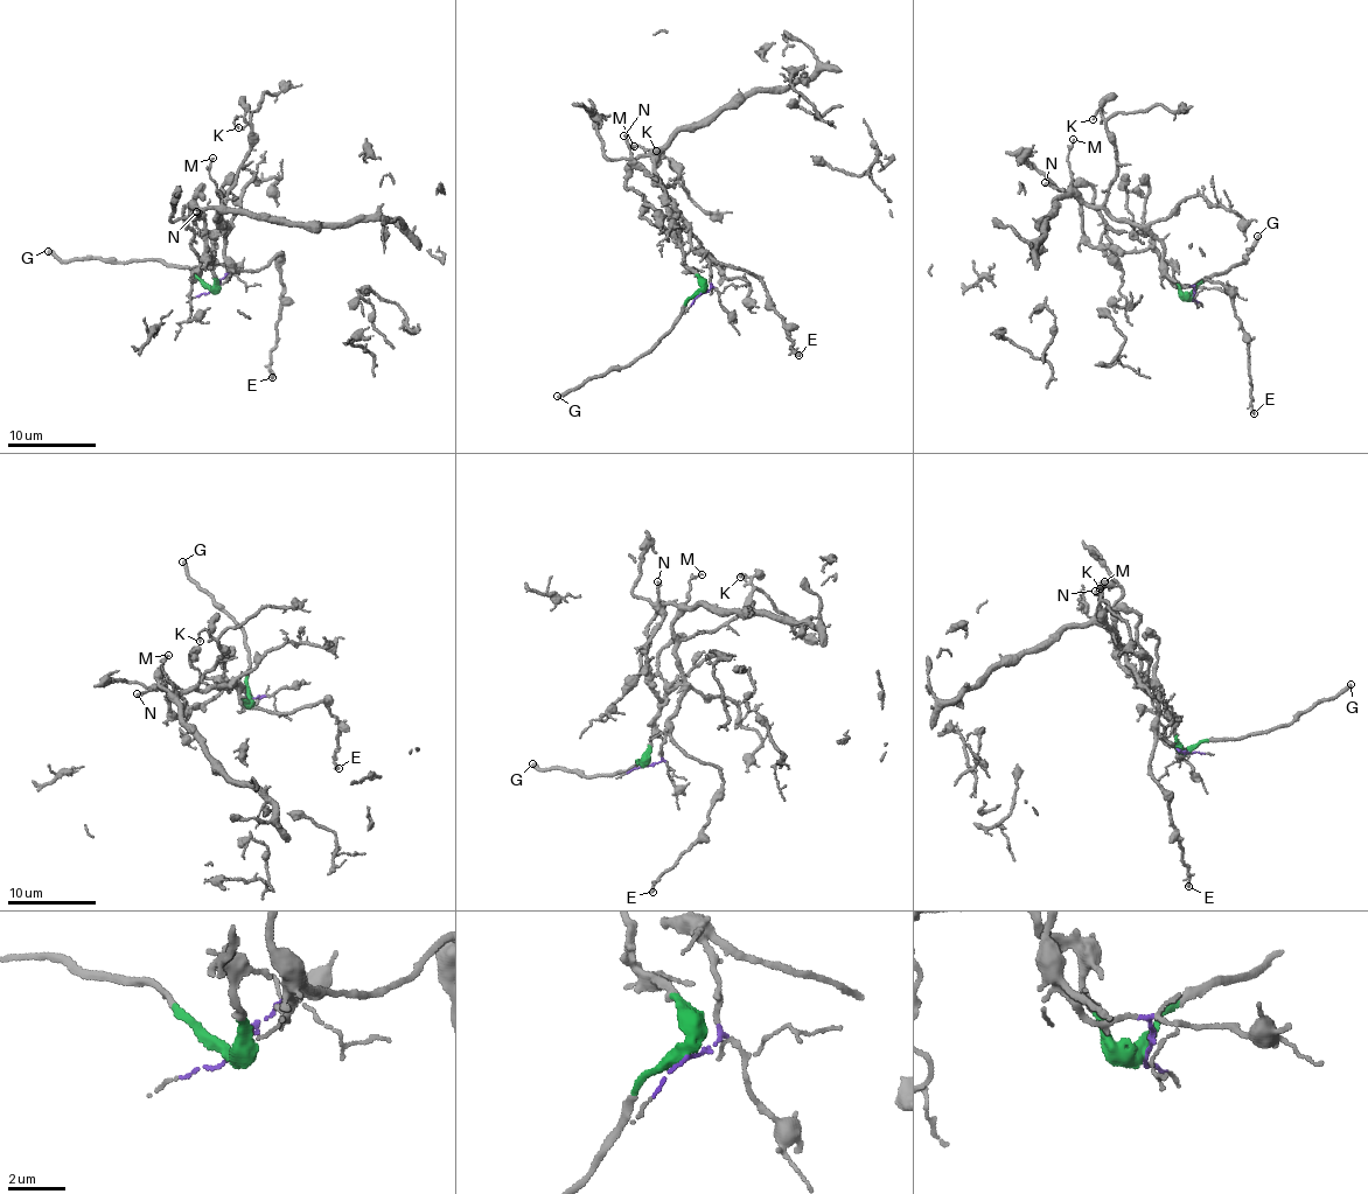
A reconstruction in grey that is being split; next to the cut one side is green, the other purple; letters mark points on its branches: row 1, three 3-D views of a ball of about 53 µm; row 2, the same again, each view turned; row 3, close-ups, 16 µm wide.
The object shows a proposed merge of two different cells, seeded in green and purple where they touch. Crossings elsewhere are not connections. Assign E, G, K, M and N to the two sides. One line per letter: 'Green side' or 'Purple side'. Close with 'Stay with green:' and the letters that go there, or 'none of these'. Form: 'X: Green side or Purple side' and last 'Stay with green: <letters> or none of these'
E: Purple side
G: Green side
K: Purple side
M: Purple side
N: Green side
Stay with green: G, N

